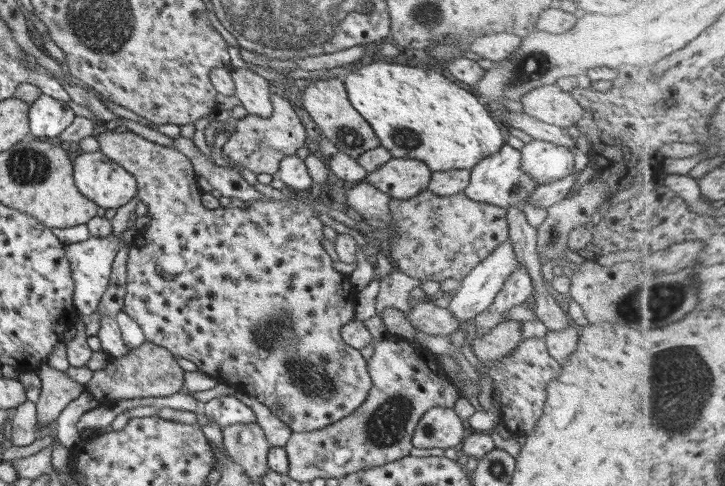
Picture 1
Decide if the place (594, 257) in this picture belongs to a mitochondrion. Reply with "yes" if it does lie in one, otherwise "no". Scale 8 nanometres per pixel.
no

